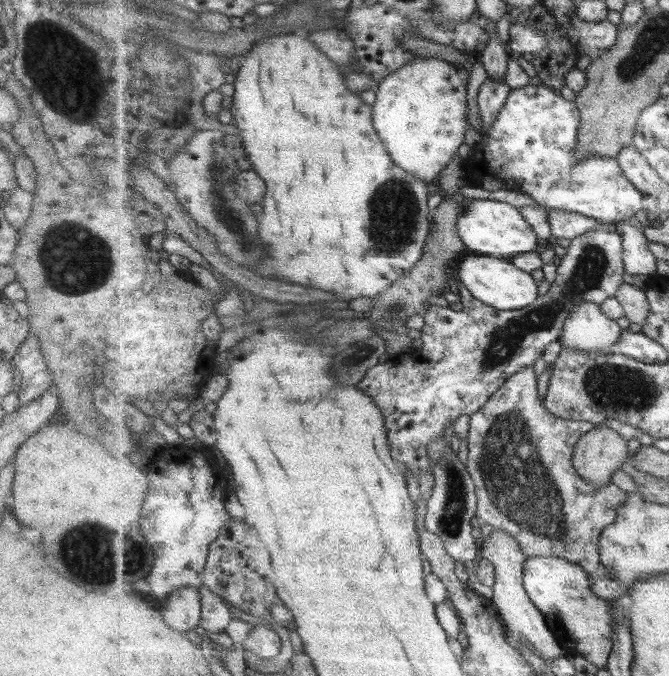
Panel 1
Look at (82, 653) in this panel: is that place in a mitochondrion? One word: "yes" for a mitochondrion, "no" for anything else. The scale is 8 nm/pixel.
no

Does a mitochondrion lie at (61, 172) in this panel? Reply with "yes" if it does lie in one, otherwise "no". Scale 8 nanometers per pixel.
no

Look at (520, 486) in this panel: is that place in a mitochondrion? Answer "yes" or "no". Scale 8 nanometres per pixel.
yes

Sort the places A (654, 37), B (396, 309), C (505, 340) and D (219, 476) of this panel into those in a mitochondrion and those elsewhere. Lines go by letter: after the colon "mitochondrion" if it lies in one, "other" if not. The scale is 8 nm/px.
A: mitochondrion
B: mitochondrion
C: mitochondrion
D: other

